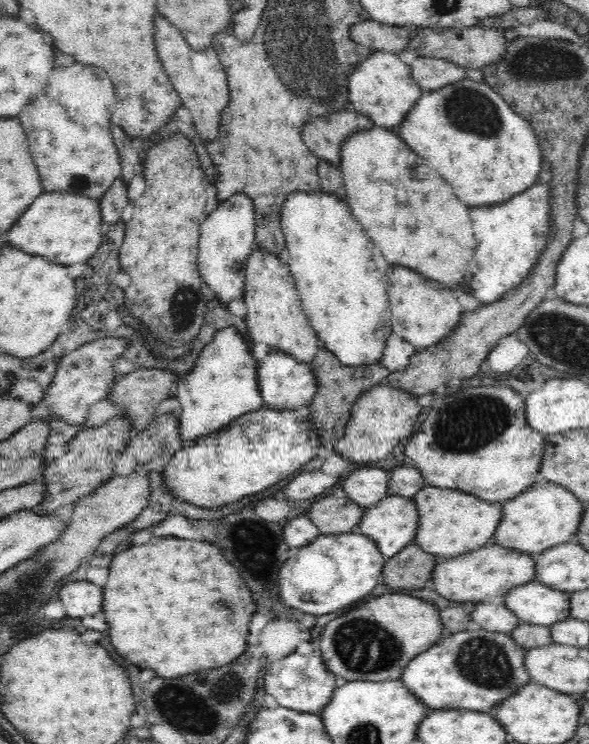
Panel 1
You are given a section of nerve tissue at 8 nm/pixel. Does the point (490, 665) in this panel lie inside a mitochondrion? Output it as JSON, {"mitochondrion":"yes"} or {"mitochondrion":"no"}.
{"mitochondrion":"yes"}

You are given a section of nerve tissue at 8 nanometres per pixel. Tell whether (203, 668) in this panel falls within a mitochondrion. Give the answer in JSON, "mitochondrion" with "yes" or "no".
{"mitochondrion":"no"}

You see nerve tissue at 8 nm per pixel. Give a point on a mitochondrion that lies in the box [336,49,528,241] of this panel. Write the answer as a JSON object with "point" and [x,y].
{"point":[466,108]}

